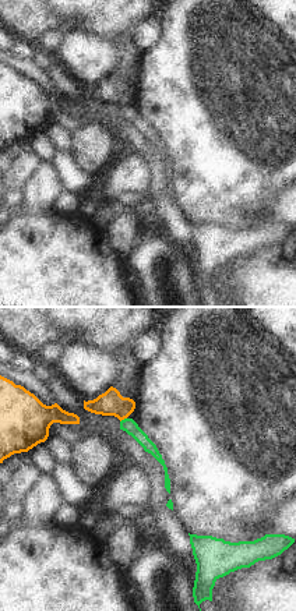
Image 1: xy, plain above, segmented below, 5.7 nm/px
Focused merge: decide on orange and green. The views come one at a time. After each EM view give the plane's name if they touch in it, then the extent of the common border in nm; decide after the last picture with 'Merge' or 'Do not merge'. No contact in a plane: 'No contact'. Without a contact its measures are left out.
Touches orange in xy. Shared border 50 nm.

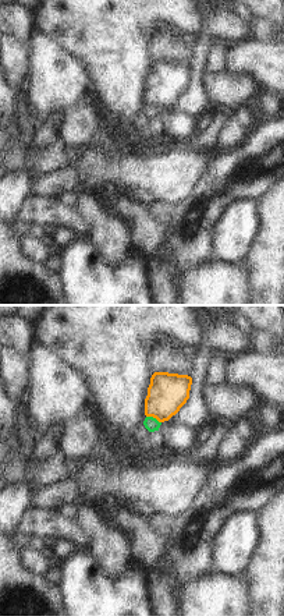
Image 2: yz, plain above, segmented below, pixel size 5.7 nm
Touches orange in yz. Shared border 100 nm.

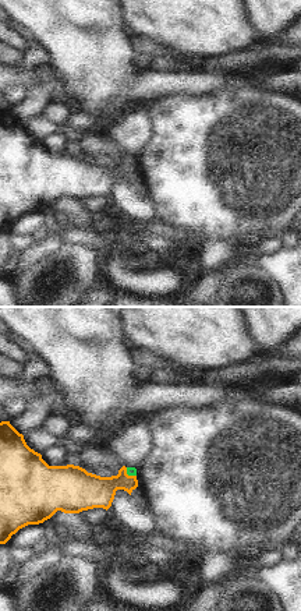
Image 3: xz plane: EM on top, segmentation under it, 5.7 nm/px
Touches orange in xz. Shared border 80 nm.

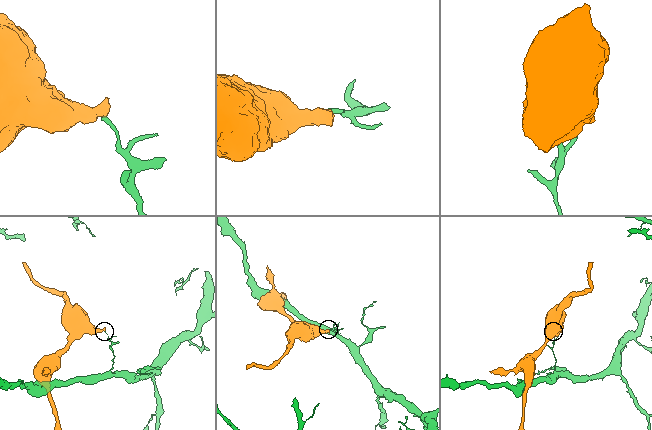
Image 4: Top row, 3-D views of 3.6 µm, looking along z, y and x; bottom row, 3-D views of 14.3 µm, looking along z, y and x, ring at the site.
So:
Do not merge.

